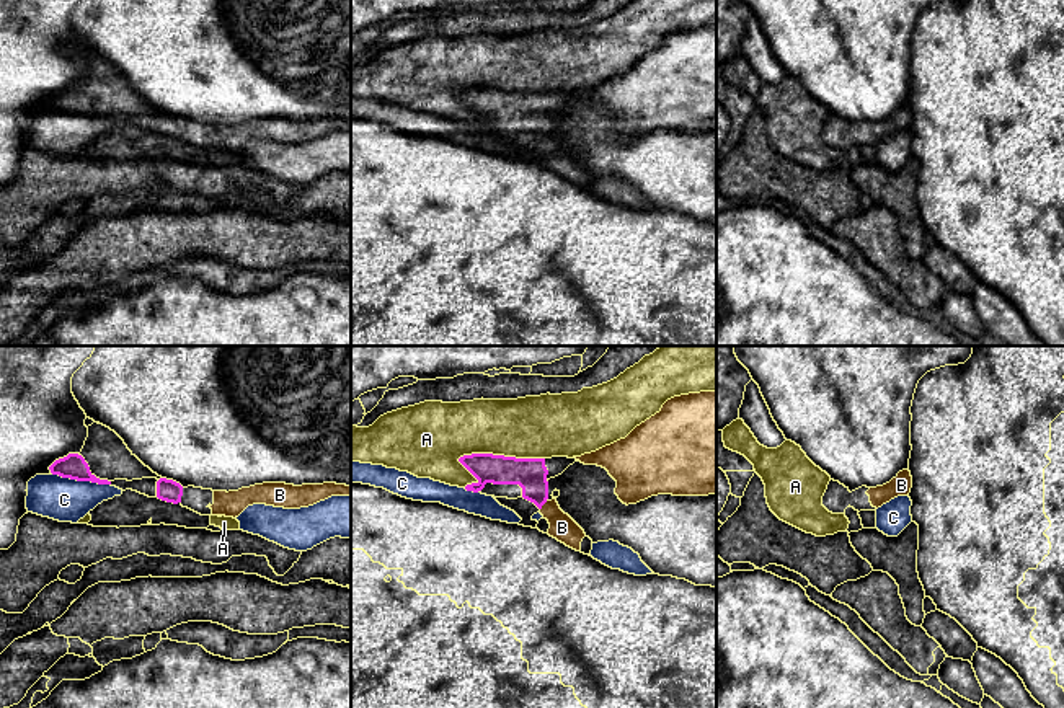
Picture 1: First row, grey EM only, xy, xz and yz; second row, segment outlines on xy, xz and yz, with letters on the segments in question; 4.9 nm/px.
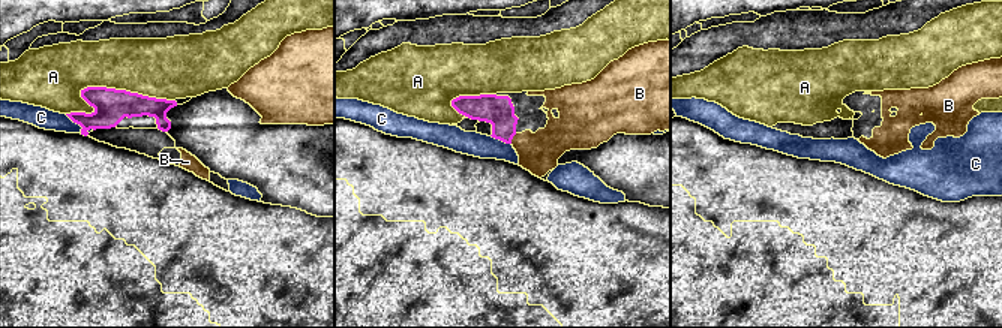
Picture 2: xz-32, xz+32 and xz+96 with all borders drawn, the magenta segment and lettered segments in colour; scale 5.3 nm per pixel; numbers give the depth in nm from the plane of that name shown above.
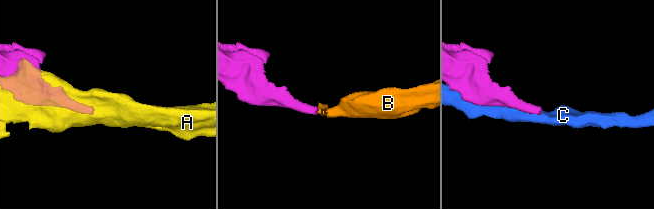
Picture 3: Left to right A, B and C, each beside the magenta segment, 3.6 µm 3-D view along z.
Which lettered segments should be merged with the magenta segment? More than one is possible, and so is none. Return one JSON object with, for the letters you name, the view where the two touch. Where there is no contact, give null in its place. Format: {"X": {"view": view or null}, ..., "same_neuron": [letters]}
{"B": {"view": "xz"}, "same_neuron": ["B"]}

